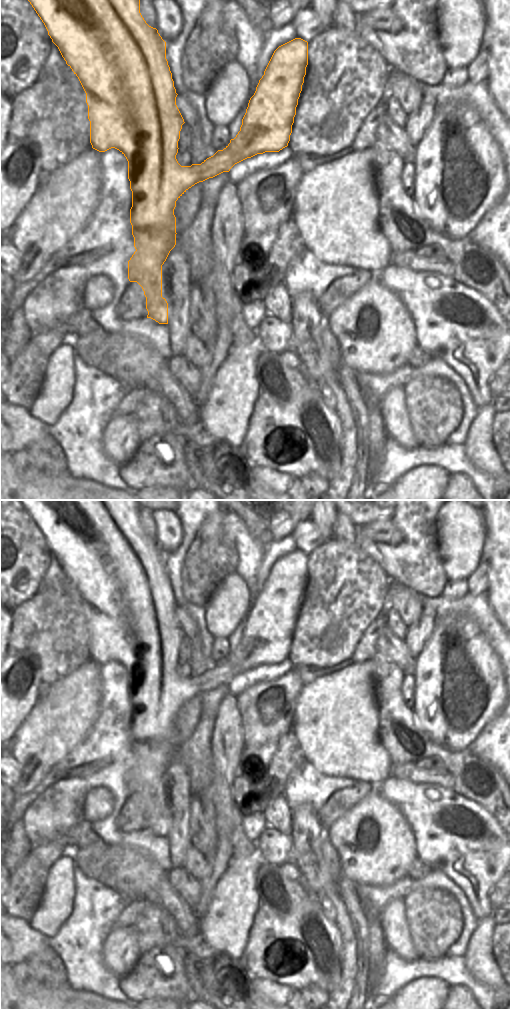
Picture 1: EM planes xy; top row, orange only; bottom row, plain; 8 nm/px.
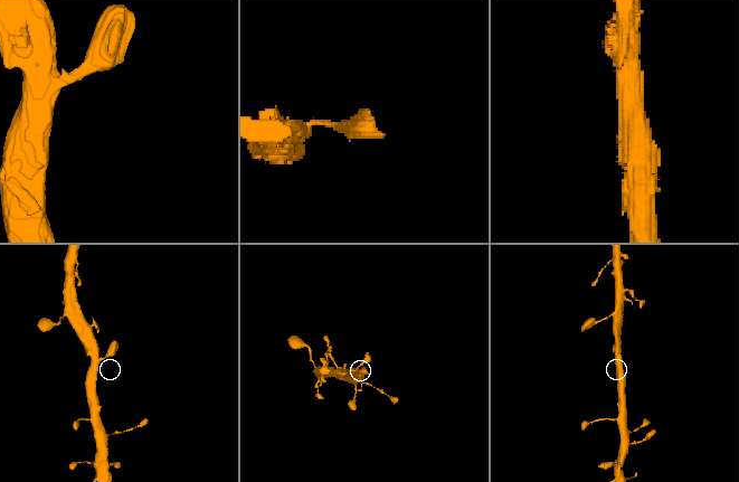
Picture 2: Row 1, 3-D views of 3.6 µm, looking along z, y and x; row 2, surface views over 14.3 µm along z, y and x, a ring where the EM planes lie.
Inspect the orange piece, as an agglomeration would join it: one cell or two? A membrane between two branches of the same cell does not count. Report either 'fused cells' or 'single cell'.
single cell

